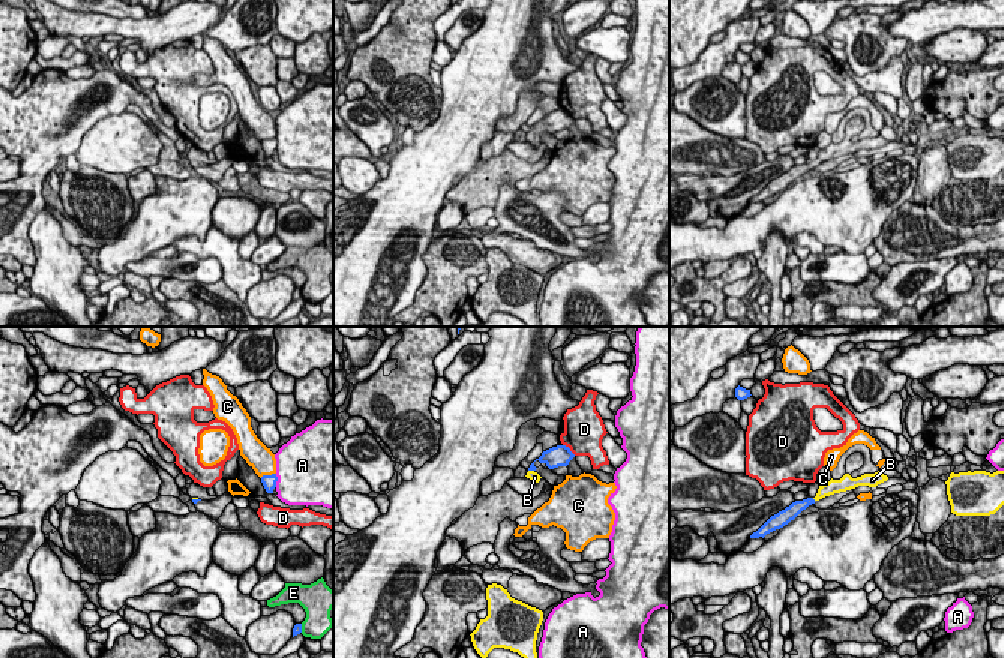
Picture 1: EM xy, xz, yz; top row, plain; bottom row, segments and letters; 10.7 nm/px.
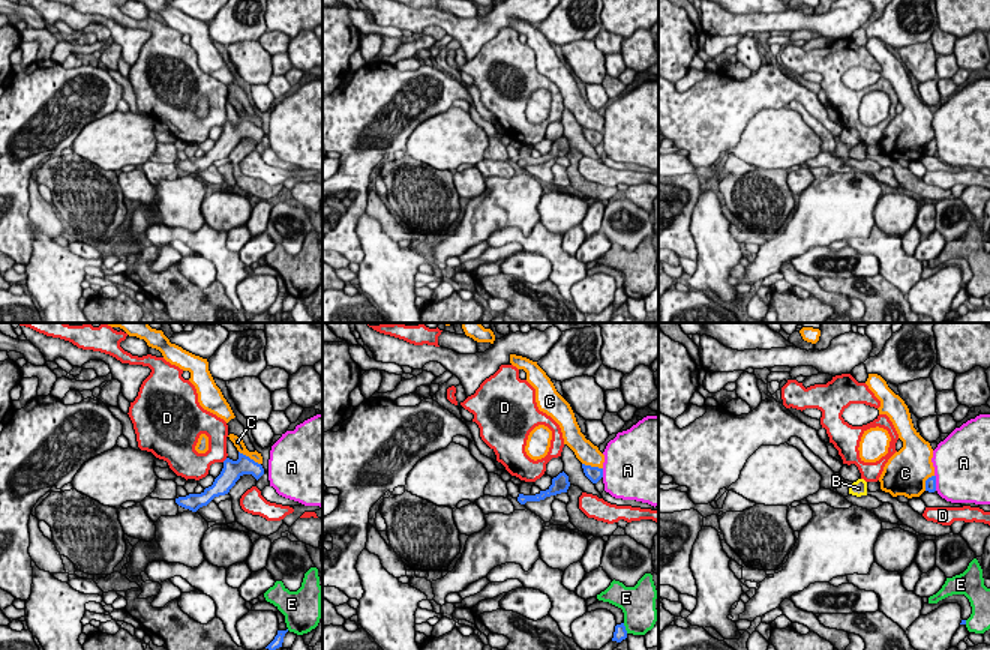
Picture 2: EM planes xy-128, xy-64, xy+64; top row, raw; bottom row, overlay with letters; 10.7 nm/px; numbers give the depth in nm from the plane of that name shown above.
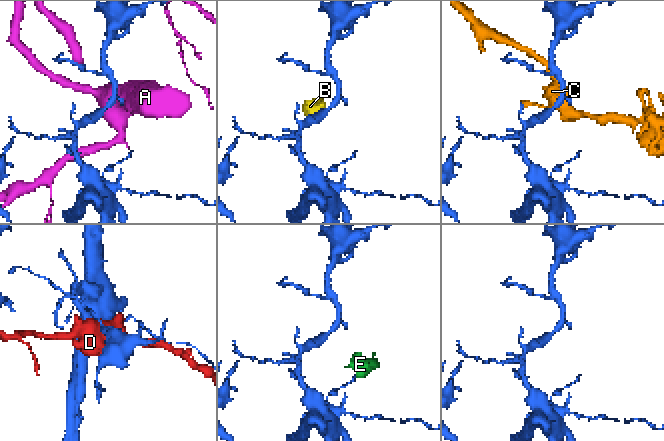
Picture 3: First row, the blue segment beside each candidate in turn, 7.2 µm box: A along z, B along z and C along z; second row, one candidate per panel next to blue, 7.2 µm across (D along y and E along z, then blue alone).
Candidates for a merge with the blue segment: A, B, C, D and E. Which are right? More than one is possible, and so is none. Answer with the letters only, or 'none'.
B

